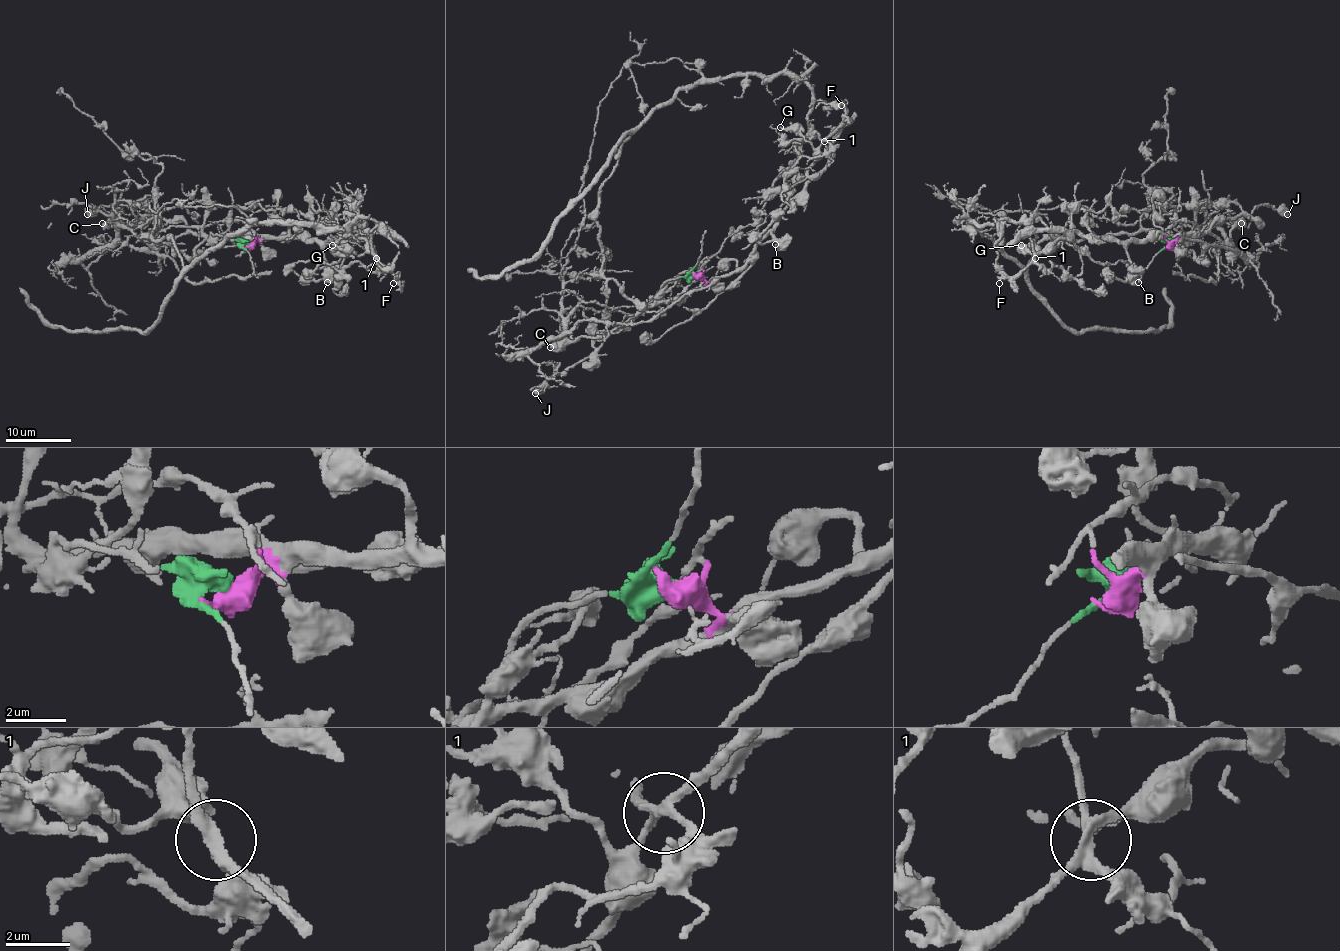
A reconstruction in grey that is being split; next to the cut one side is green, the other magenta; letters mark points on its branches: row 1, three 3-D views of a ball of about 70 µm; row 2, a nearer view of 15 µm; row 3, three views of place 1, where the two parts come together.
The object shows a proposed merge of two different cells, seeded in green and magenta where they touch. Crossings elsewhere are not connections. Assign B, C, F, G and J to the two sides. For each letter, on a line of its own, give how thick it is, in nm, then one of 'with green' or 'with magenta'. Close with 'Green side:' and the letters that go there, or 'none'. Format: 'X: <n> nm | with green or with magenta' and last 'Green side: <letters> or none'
B: 140 nm | with magenta
C: 750 nm | with magenta
F: 200 nm | with magenta
G: 220 nm | with magenta
J: 700 nm | with magenta
Green side: none

